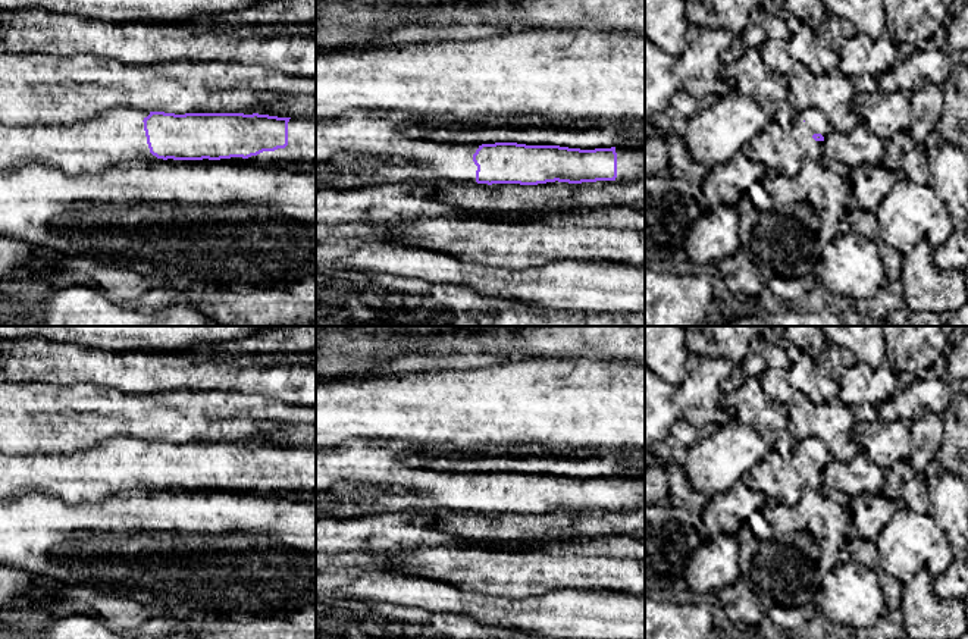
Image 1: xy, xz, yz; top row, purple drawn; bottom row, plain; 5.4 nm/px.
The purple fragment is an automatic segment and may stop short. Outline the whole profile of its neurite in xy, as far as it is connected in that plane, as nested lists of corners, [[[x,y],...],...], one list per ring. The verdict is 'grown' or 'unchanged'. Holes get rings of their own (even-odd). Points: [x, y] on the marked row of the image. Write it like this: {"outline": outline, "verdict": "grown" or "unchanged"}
{"outline": [[[110,109],[94,119],[10,126],[0,122],[0,172],[29,163],[60,167],[65,173],[100,172],[131,160],[198,160],[257,169],[313,172],[316,169],[316,119],[291,119],[254,112],[165,113]]], "verdict": "grown"}

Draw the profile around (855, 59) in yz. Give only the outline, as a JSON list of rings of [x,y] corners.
[[[856,34],[840,50],[839,71],[846,76],[890,73],[897,62],[895,44],[889,34],[878,40],[871,40],[865,34]]]

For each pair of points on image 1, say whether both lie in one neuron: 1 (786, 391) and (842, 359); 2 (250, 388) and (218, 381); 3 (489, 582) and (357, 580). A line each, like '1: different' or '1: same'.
1: same
2: same
3: different

